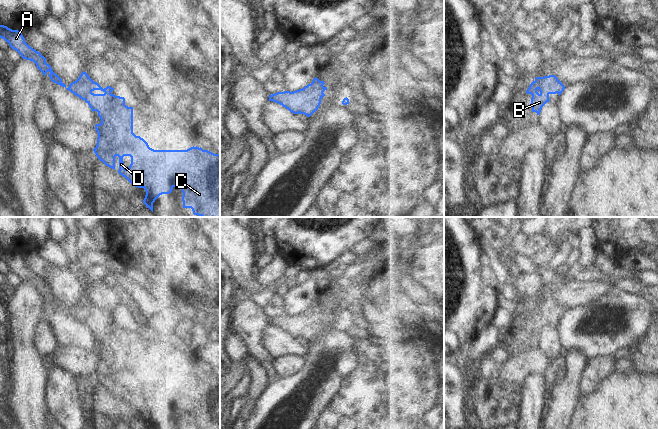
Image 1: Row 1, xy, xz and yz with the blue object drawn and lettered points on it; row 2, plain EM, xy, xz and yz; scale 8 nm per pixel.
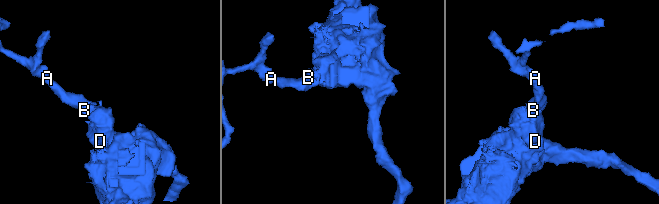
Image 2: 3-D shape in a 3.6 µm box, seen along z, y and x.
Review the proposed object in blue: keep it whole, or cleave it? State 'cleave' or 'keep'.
keep

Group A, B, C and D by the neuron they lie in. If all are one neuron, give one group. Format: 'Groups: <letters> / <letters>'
Groups: A B C D

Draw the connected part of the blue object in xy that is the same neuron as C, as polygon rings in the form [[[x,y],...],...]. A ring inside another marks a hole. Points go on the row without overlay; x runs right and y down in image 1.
[[[0,249],[0,262],[9,267],[10,271],[16,274],[23,283],[33,285],[37,292],[45,298],[49,295],[48,299],[52,306],[65,311],[68,315],[84,324],[91,334],[97,335],[101,343],[100,348],[95,349],[98,357],[97,369],[93,373],[94,377],[100,385],[106,390],[115,394],[115,381],[119,381],[119,394],[118,397],[125,401],[131,408],[138,412],[144,412],[146,415],[143,427],[145,429],[153,429],[155,424],[162,418],[170,418],[174,411],[181,413],[183,420],[183,429],[220,429],[220,378],[214,378],[208,374],[203,374],[201,371],[191,371],[187,374],[154,374],[149,371],[148,367],[133,357],[133,331],[125,329],[125,322],[116,320],[111,316],[114,312],[107,310],[102,312],[97,306],[94,306],[89,299],[84,295],[79,302],[72,306],[67,312],[62,306],[62,303],[53,296],[51,290],[46,287],[46,282],[40,276],[30,271],[18,254],[12,254],[7,250]],[[130,380],[131,388],[128,393],[124,391],[123,381]]]

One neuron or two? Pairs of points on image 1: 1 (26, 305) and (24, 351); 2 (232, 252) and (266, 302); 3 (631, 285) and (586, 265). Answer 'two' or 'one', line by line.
1: one
2: one
3: one

